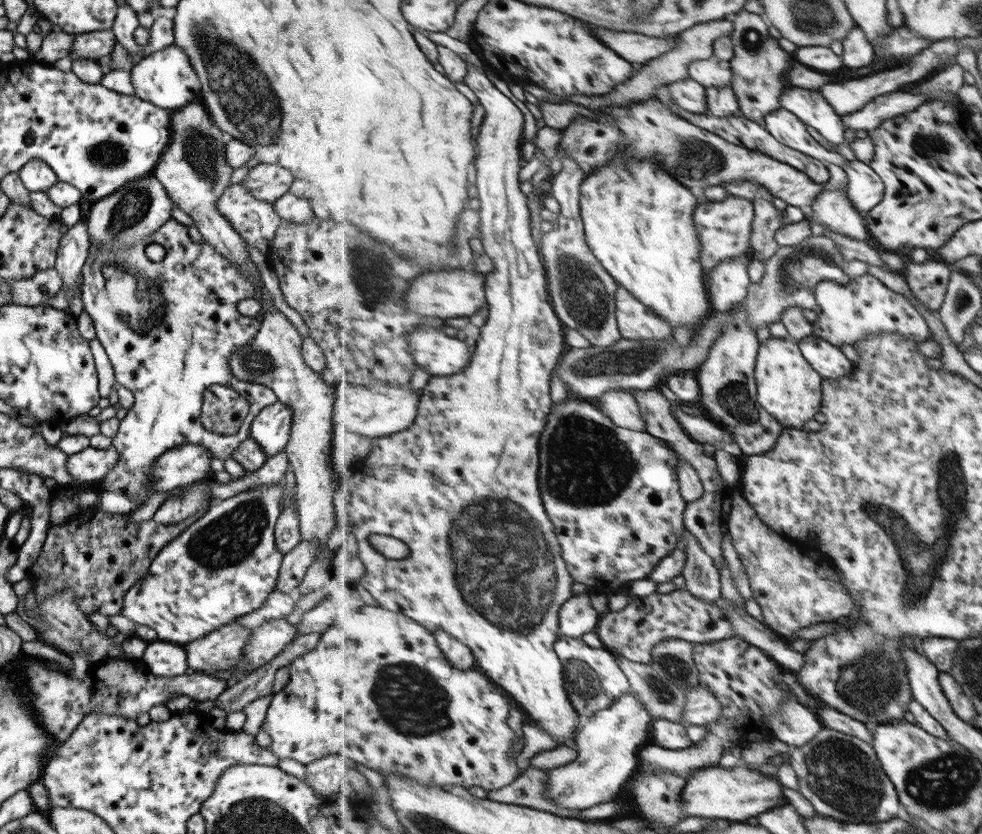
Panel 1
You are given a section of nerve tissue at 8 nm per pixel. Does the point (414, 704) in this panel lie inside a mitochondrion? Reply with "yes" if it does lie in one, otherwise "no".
yes

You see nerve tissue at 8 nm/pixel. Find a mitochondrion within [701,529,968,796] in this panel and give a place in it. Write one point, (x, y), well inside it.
(867, 682)

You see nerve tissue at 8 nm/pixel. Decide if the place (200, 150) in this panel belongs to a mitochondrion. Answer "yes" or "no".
yes

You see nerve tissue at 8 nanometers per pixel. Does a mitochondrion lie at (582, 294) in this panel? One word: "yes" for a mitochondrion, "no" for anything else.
yes

